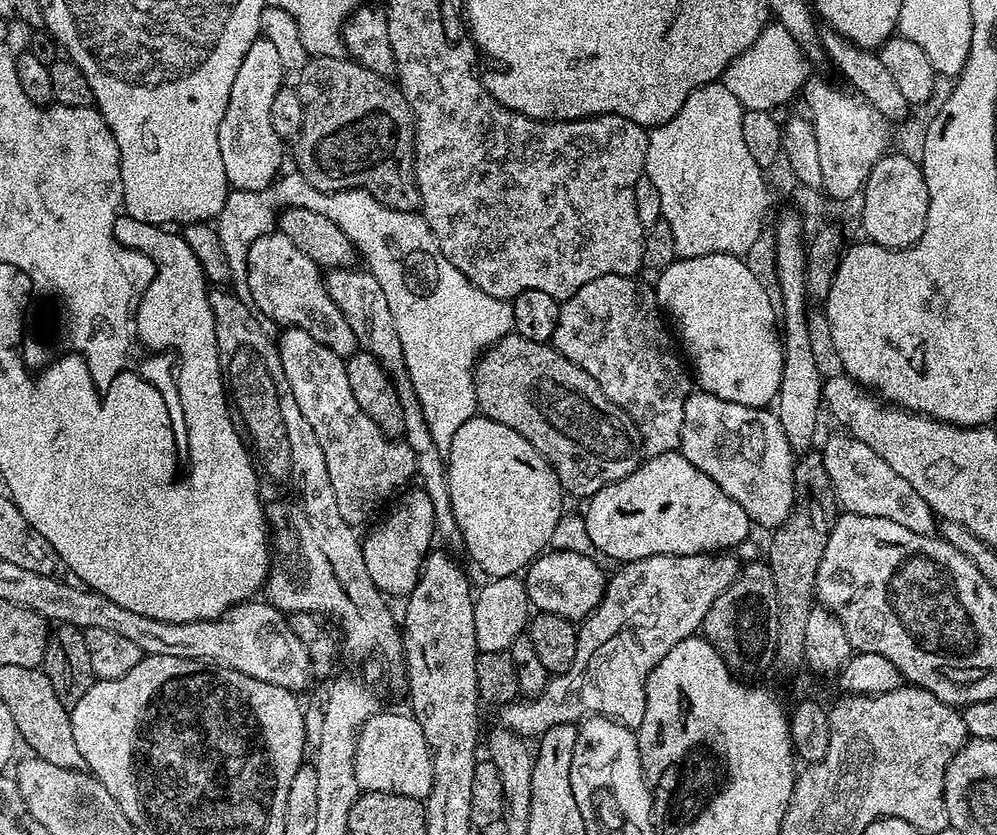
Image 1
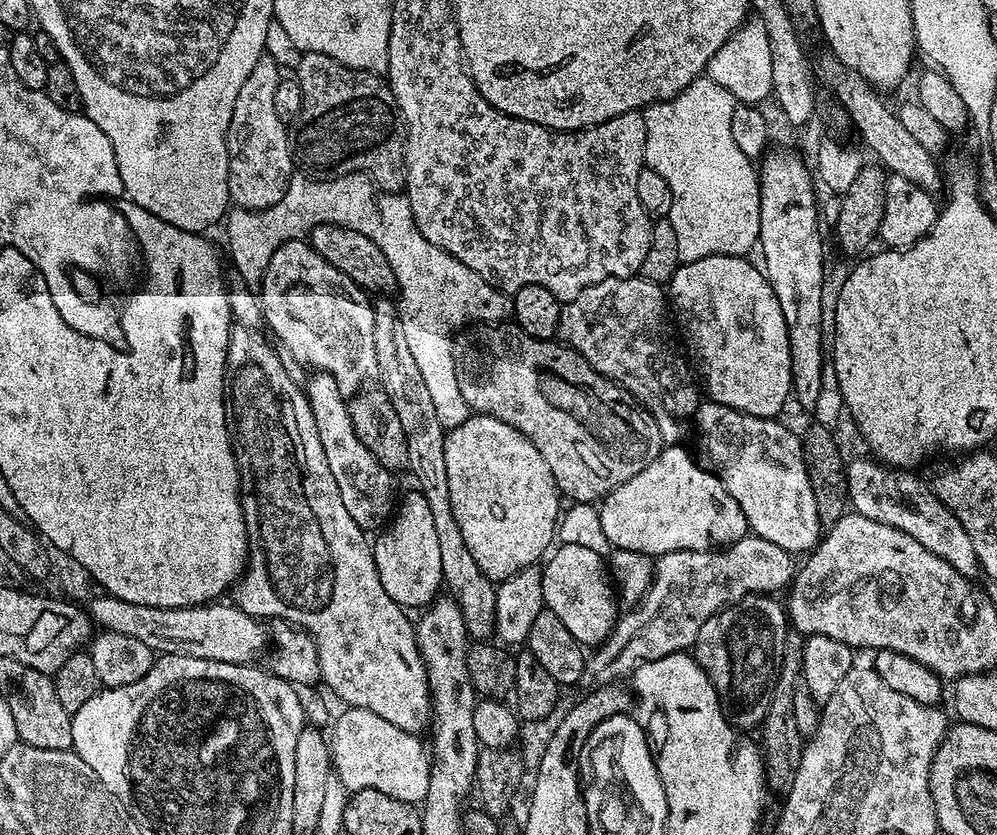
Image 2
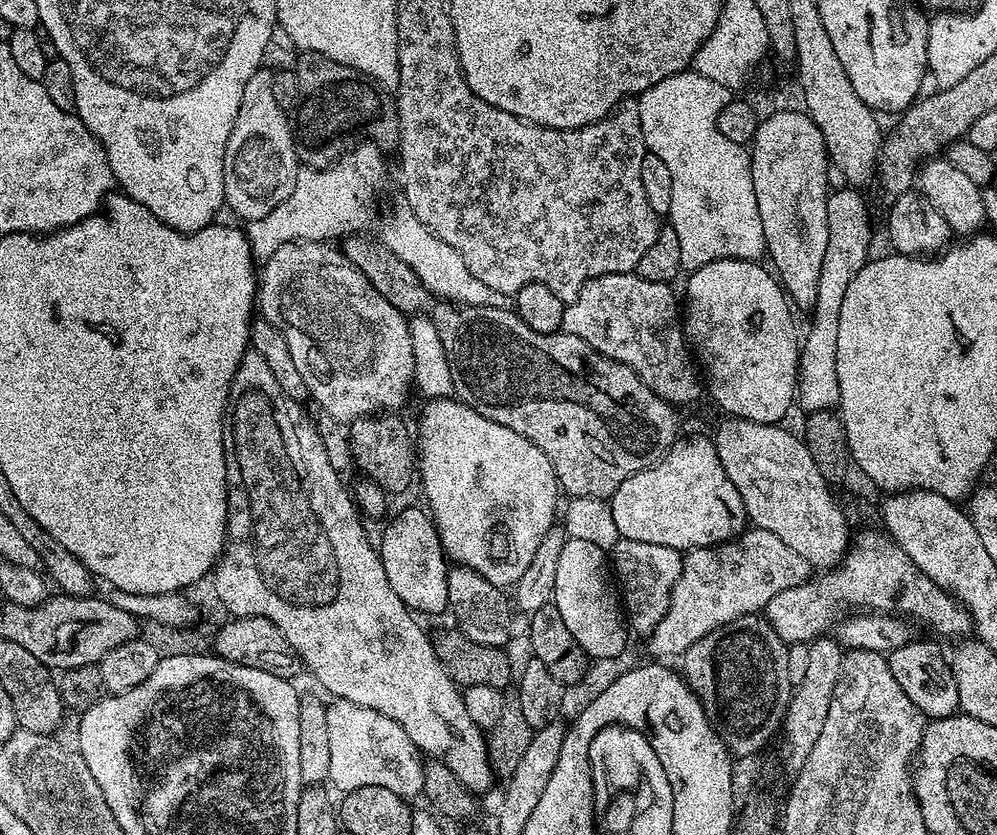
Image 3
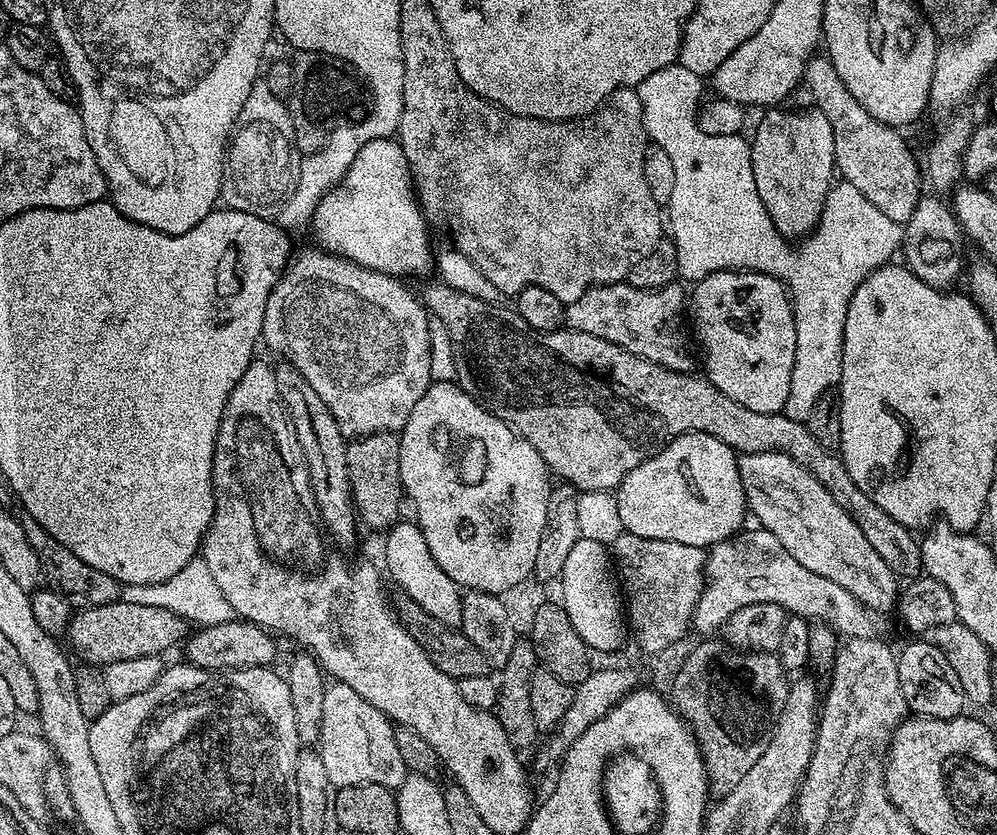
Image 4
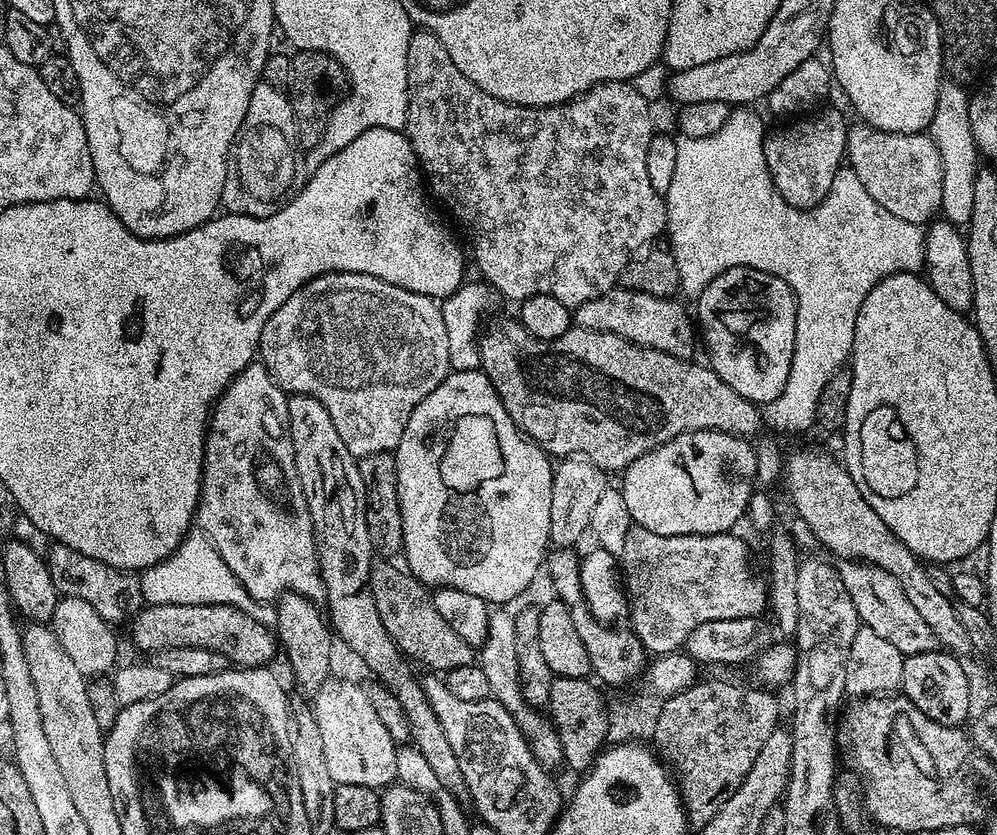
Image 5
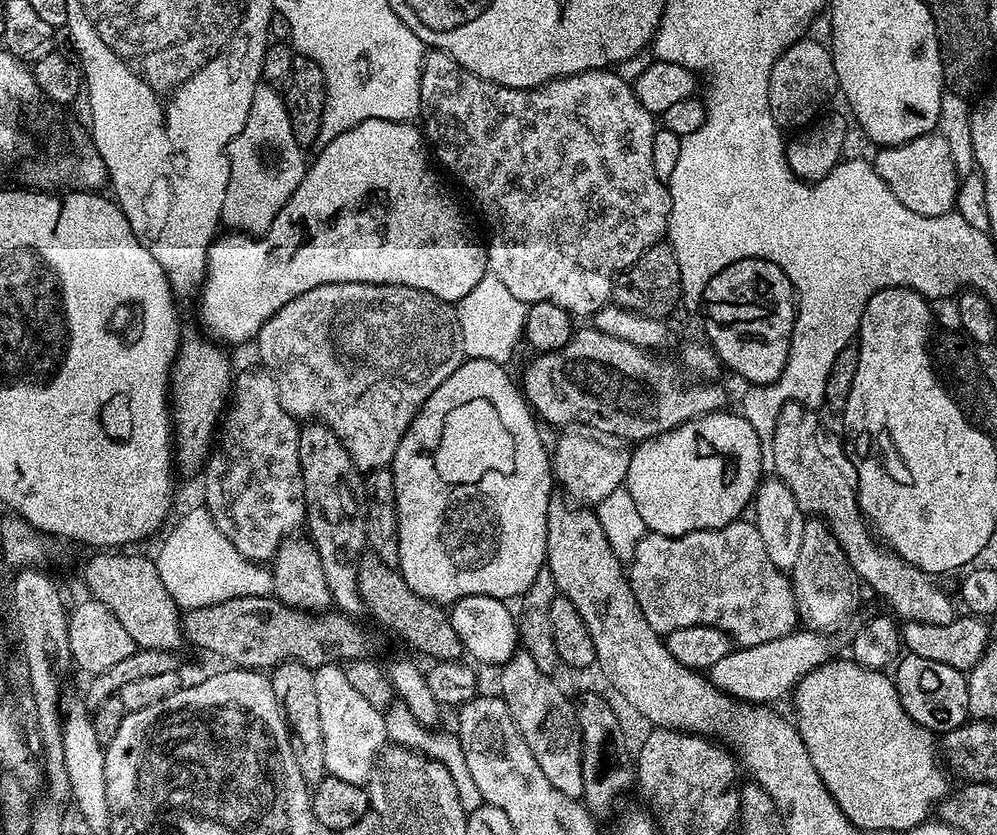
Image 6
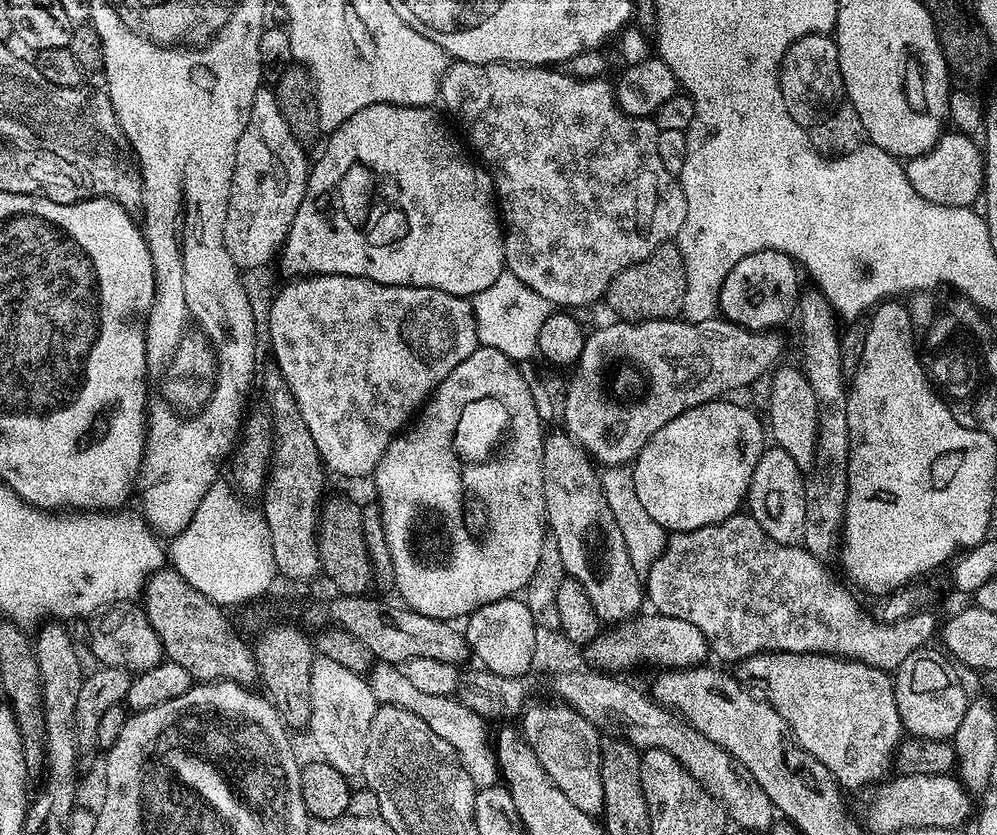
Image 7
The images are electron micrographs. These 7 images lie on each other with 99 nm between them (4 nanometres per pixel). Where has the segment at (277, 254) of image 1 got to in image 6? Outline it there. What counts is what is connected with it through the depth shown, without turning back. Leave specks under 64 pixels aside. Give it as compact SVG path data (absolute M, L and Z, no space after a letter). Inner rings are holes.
M397 284L314 286L275 312L260 327L254 344L260 347L263 367L276 378L282 406L297 421L326 425L364 474L391 465L398 442L426 398L466 359L457 309L434 294Z

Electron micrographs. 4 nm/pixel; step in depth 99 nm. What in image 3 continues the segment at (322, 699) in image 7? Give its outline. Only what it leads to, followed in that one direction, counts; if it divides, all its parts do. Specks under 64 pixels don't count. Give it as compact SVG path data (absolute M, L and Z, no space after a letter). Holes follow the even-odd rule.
M333 699L331 703L326 707L326 727L330 738L328 780L331 787L343 794L362 786L383 786L405 798L419 797L424 790L424 760L420 749L410 742L410 734L406 734L398 722L386 718L386 714L378 714L378 710L345 700Z

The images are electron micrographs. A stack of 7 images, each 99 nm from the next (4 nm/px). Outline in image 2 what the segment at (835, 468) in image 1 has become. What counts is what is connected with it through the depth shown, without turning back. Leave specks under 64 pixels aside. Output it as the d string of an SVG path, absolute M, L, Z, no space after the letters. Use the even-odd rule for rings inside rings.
M875 458L868 460L847 461L848 498L851 511L862 514L866 518L874 518L874 522L882 522L882 526L894 526L894 530L902 530L902 534L910 534L914 542L926 546L930 554L938 554L958 574L969 578L981 571L978 558L974 554L974 542L970 542L970 534L954 518L954 514L933 493L927 483L924 484L912 470L889 468Z

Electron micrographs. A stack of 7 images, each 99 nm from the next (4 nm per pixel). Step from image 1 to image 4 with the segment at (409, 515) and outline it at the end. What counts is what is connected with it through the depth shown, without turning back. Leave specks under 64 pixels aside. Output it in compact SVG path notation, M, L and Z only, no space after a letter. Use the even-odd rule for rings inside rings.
M404 518L393 524L386 534L388 541L384 544L384 560L388 563L388 572L400 587L399 591L422 606L430 618L451 628L459 628L464 601L462 589L450 578L450 574L446 574L446 570L438 566L438 562L434 562L434 554L430 554L430 546L426 546L419 524L408 520Z

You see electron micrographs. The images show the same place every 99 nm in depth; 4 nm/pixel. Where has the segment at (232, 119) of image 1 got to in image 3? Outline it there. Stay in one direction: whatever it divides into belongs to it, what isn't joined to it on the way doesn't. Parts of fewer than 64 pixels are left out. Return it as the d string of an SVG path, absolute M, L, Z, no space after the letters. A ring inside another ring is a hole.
M262 66L246 82L246 90L242 90L242 106L238 106L238 118L234 118L234 130L230 130L230 142L226 142L224 203L227 211L241 216L244 222L266 218L274 206L290 198L301 167L289 113L278 106L272 89L272 72Z

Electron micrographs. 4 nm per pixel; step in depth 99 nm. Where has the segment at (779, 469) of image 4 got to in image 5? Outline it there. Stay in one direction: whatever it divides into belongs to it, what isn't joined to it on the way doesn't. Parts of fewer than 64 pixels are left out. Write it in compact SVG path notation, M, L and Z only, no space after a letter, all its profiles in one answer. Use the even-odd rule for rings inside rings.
M844 560L838 571L842 578L842 586L850 594L850 602L854 602L854 610L858 610L858 618L863 627L874 630L878 638L886 638L903 656L926 654L937 651L938 641L932 633L932 627L918 614L914 602L903 593L898 580L877 565L860 563L857 560Z

